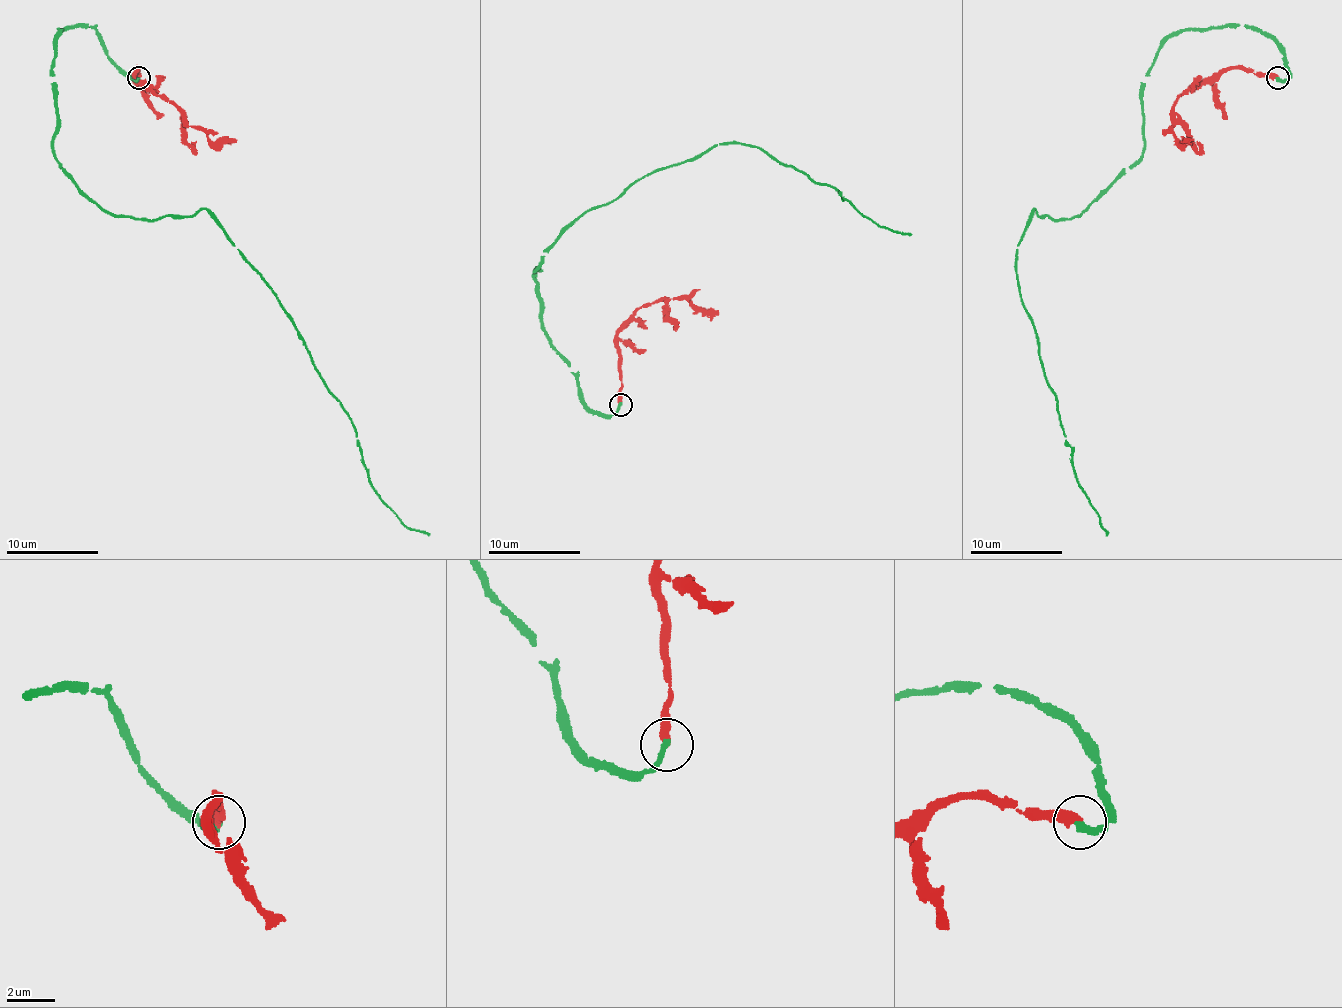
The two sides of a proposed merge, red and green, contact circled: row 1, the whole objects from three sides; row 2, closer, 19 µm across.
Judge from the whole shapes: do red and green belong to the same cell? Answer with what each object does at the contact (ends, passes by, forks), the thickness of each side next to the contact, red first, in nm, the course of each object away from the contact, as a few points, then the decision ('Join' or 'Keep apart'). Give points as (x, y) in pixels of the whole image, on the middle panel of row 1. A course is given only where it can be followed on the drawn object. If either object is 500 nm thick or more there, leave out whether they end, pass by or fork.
At the ring red ends. At the ring green ends. Thickness 400 nm (red) against 280 nm. Course of red: (621, 405), (619, 329), (630, 317), (658, 299), (688, 299), (694, 306), (717, 315). Course of green: (621, 405), (591, 412), (543, 327), (533, 278), (543, 251), (644, 177), (717, 145), (754, 145), (911, 235). Join

